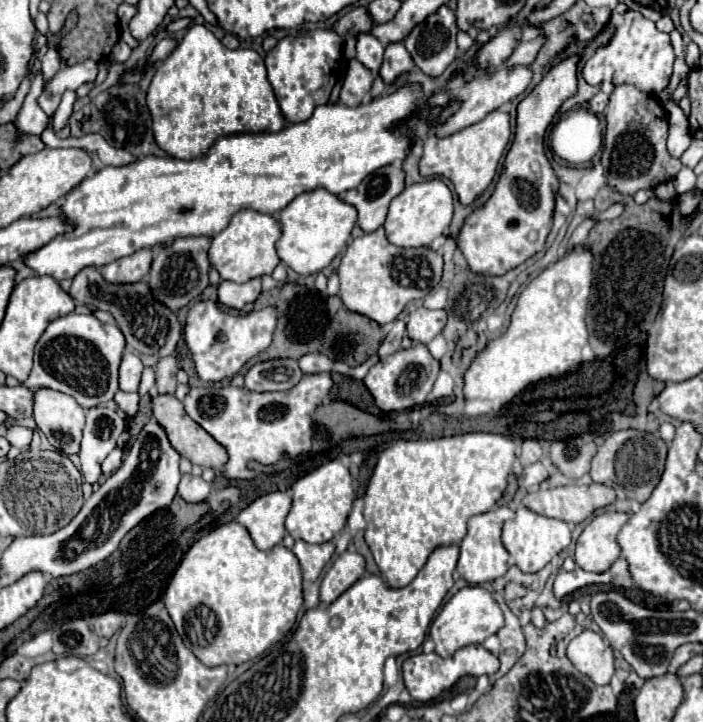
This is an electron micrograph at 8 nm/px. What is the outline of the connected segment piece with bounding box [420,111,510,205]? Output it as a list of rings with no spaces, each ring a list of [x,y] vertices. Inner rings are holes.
[[[492,111],[482,121],[474,123],[450,137],[444,137],[444,139],[430,133],[424,139],[424,155],[420,159],[420,175],[422,177],[444,175],[446,179],[452,181],[458,201],[462,205],[470,205],[492,183],[508,141],[510,141],[510,117],[508,117],[508,113],[502,113],[502,111]]]

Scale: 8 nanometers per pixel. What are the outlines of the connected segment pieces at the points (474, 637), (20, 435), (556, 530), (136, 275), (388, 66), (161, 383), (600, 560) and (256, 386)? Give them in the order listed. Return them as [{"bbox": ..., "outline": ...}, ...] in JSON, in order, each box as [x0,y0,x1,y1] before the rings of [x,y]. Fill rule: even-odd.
[{"bbox":[430,581,504,659],"outline":[[[486,581],[482,585],[468,583],[442,607],[442,611],[430,625],[430,637],[432,637],[432,641],[436,645],[436,653],[440,657],[444,657],[444,659],[452,657],[458,649],[462,649],[470,643],[484,643],[486,637],[494,635],[504,625],[502,609],[500,609],[500,603],[494,593],[500,595],[494,589],[494,581]]]},{"bbox":[6,425,34,449],"outline":[[[12,425],[8,427],[8,433],[6,433],[6,439],[10,441],[12,447],[18,447],[18,449],[26,449],[32,441],[32,435],[34,431],[28,429],[28,427],[20,427],[20,425]]]},{"bbox":[502,507,572,573],"outline":[[[518,507],[516,517],[506,521],[502,527],[502,543],[508,549],[508,553],[512,555],[514,563],[524,573],[540,571],[554,555],[558,555],[564,547],[568,547],[570,541],[572,541],[572,531],[570,531],[570,525],[566,521],[538,515],[526,507]]]},{"bbox":[98,251,152,283],"outline":[[[136,251],[134,255],[128,255],[126,259],[116,259],[114,263],[100,267],[98,271],[110,283],[136,283],[146,279],[146,275],[150,273],[150,263],[152,251]]]},{"bbox":[379,43,414,85],"outline":[[[392,43],[386,47],[384,63],[382,63],[379,75],[386,85],[392,85],[402,73],[408,73],[414,69],[414,61],[410,53],[406,51],[404,43]]]},{"bbox":[156,357,178,393],"outline":[[[164,357],[156,365],[156,387],[160,393],[174,393],[176,391],[176,371],[178,361],[174,357]]]},{"bbox":[574,511,628,573],"outline":[[[606,511],[594,517],[578,537],[574,555],[576,565],[594,573],[608,569],[620,557],[616,537],[626,521],[628,513],[624,511]]]},{"bbox":[244,359,302,391],"outline":[[[272,359],[256,363],[244,375],[244,387],[250,391],[288,391],[302,379],[296,359]]]}]

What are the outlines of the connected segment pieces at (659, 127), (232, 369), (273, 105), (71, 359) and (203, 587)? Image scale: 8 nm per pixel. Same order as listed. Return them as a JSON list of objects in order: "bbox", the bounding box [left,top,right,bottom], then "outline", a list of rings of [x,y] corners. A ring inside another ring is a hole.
[{"bbox":[602,85,682,195],"outline":[[[618,85],[610,95],[606,111],[602,165],[608,185],[622,195],[634,195],[640,189],[654,189],[656,185],[674,179],[682,169],[682,163],[666,151],[668,117],[660,101],[634,85]]]},{"bbox":[184,301,277,381],"outline":[[[200,301],[193,304],[186,317],[184,339],[192,353],[196,373],[202,381],[222,381],[232,379],[248,359],[264,351],[274,335],[277,323],[277,309],[268,306],[260,311],[250,311],[246,315],[232,315],[217,307],[211,301]]]},{"bbox":[148,23,286,159],"outline":[[[192,23],[178,43],[178,47],[170,53],[166,61],[158,67],[150,89],[148,89],[148,107],[152,113],[152,129],[154,139],[160,149],[176,159],[198,159],[210,151],[214,141],[232,133],[272,133],[280,131],[286,125],[282,109],[274,97],[270,87],[264,59],[252,49],[226,49],[212,31],[208,31],[202,23]]]},{"bbox":[24,313,124,407],"outline":[[[70,313],[64,317],[54,319],[48,329],[44,331],[44,335],[40,337],[40,341],[36,343],[34,349],[34,369],[30,373],[30,377],[24,381],[26,387],[30,389],[38,389],[38,387],[48,387],[60,393],[66,393],[70,397],[74,397],[82,407],[96,407],[100,403],[112,401],[116,391],[118,391],[118,367],[122,361],[122,353],[124,353],[124,335],[122,331],[112,325],[112,323],[102,323],[98,321],[94,315],[78,315],[78,313]]]},{"bbox":[164,521,304,665],"outline":[[[230,521],[206,533],[188,549],[166,589],[164,605],[184,645],[204,665],[240,665],[256,659],[266,649],[282,641],[294,627],[296,615],[304,605],[302,571],[298,567],[298,559],[294,559],[294,553],[290,549],[276,545],[270,551],[260,551],[254,545],[248,529],[238,521]]]}]

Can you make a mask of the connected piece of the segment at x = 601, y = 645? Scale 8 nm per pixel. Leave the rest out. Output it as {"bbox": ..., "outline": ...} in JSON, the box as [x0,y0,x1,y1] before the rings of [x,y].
{"bbox":[566,631,614,685],"outline":[[[582,631],[574,637],[566,651],[574,667],[588,675],[596,685],[608,685],[614,675],[614,649],[594,631]]]}

